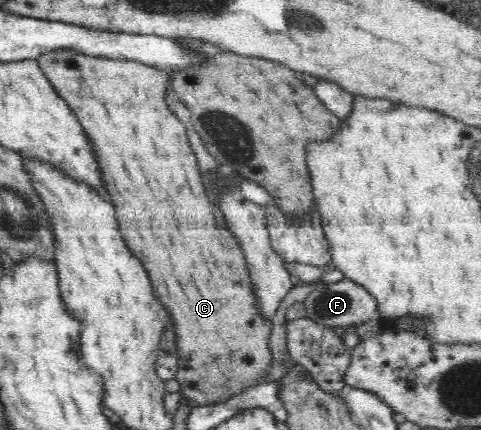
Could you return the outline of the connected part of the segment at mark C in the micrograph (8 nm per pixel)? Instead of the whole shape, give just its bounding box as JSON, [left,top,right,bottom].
[37,49,273,410]

